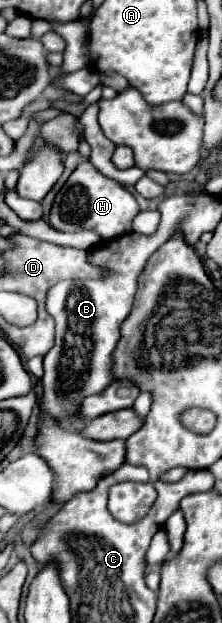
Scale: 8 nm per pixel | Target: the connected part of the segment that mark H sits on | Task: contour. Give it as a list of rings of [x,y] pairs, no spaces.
[[[83,161],[57,193],[49,213],[49,225],[63,233],[95,231],[103,241],[107,241],[129,233],[131,221],[137,213],[139,205],[123,185],[99,173],[91,161]]]

